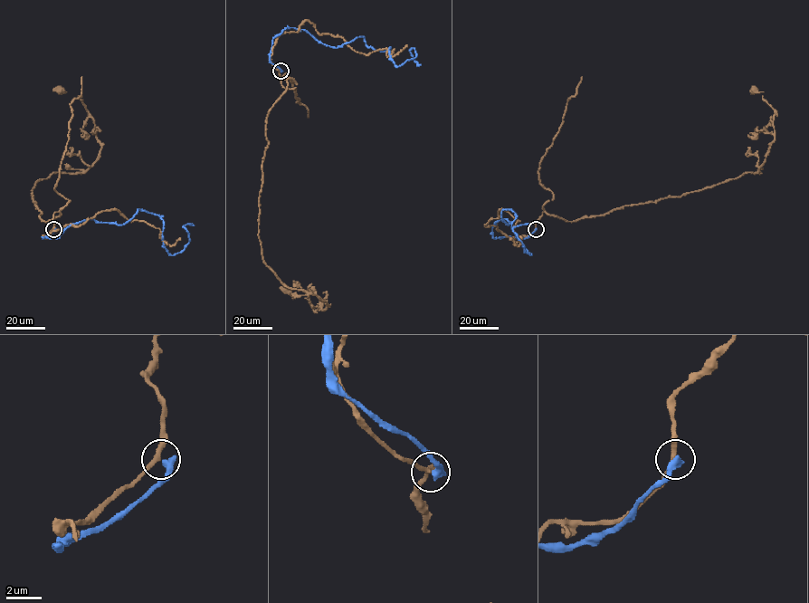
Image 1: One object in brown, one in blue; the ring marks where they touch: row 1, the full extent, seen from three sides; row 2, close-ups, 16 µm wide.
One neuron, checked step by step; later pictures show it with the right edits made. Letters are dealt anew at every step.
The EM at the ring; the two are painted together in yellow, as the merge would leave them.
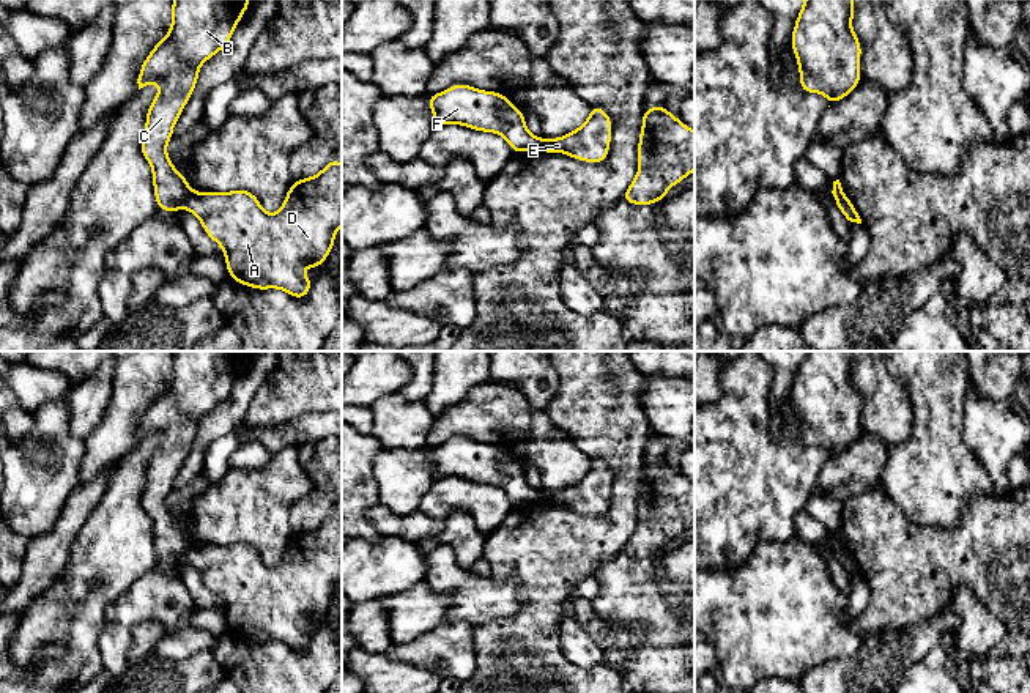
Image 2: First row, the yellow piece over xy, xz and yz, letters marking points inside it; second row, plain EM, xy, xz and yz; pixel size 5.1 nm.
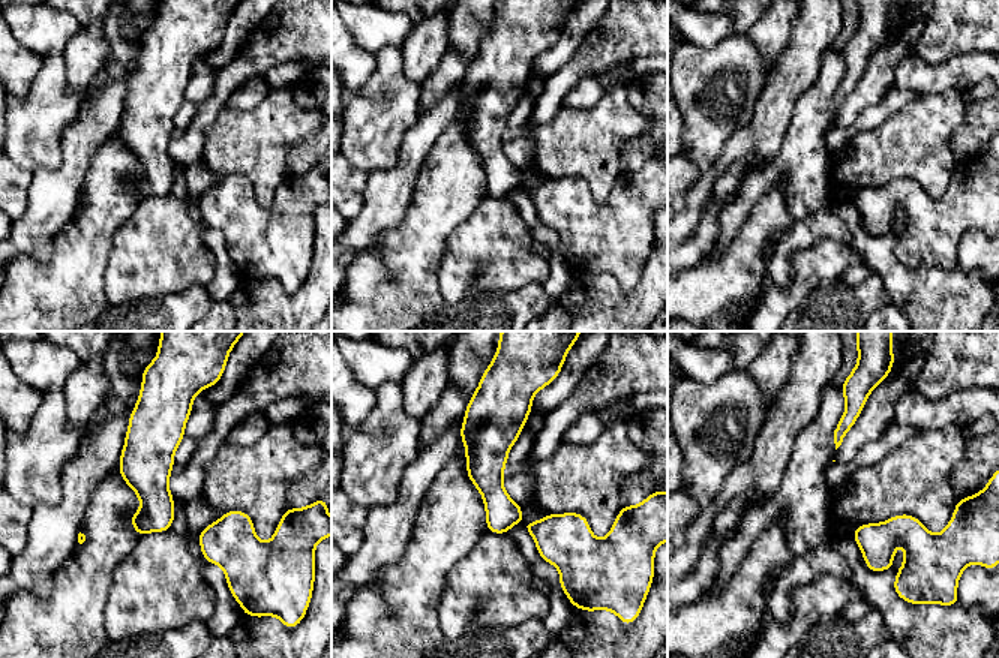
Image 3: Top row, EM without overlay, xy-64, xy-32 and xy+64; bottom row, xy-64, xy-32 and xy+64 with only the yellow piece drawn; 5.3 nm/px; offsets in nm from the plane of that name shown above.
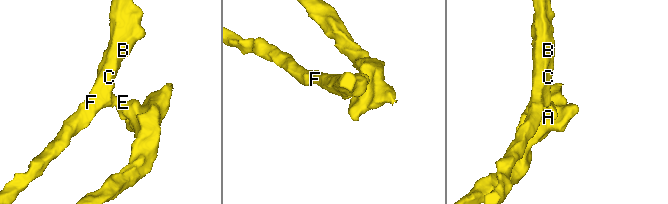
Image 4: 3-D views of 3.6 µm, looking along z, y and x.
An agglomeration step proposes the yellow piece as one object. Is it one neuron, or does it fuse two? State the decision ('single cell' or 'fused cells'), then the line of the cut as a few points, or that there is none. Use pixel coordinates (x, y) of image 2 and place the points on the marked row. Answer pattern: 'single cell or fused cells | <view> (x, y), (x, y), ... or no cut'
fused cells | xy (192, 192), (181, 205)

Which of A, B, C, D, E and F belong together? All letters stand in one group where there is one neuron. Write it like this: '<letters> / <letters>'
A D E / B C F

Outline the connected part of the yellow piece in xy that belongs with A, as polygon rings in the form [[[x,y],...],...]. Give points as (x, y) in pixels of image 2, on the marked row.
[[[332,156],[320,173],[295,180],[276,214],[265,213],[257,195],[246,189],[192,192],[183,206],[200,219],[205,233],[224,249],[227,271],[235,282],[257,290],[280,288],[302,299],[313,279],[302,276],[301,268],[324,263],[342,225],[342,164]]]

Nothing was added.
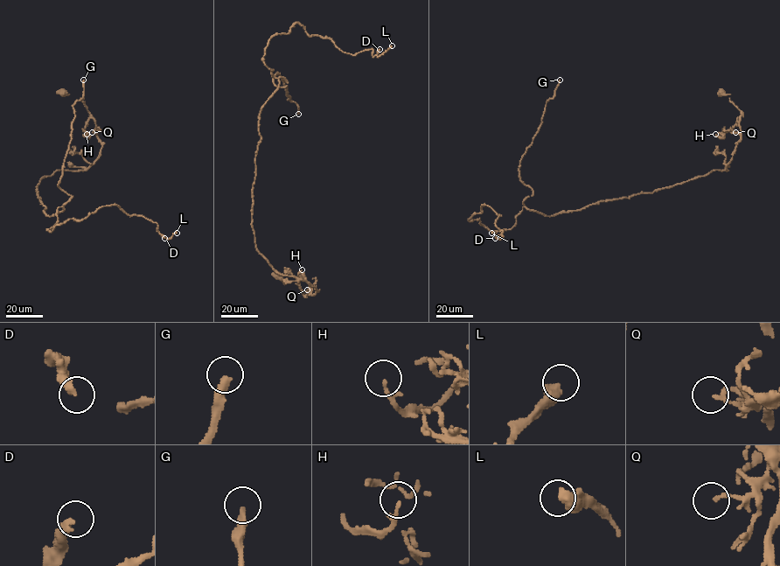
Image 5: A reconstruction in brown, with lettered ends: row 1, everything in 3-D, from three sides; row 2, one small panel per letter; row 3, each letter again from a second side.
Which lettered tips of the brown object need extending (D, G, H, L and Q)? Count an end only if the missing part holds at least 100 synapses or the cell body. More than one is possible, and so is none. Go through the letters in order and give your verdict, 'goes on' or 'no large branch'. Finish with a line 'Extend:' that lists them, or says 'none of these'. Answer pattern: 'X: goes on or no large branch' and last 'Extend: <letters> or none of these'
D: no large branch
G: goes on
H: no large branch
L: no large branch
Q: no large branch
Extend: G

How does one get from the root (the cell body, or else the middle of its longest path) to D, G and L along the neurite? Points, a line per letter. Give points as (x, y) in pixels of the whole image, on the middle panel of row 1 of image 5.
D: (276, 276), (317, 290), (255, 246), (259, 115), (279, 84), (264, 48), (298, 23), (344, 52), (379, 49)
G: (276, 276), (317, 290), (255, 246), (259, 115), (278, 79), (287, 85), (277, 73), (298, 114)
L: (276, 276), (317, 290), (255, 246), (259, 115), (279, 84), (269, 39), (298, 23), (353, 55), (392, 45)

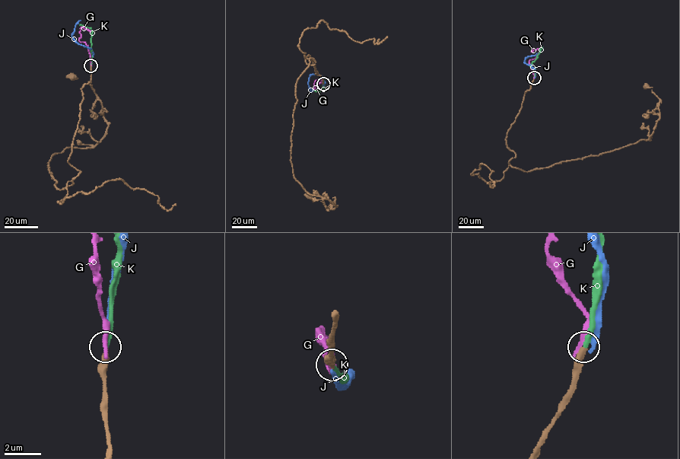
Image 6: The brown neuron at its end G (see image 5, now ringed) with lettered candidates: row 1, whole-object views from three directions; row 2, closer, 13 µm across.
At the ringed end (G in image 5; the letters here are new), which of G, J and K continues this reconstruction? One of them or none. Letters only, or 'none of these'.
K

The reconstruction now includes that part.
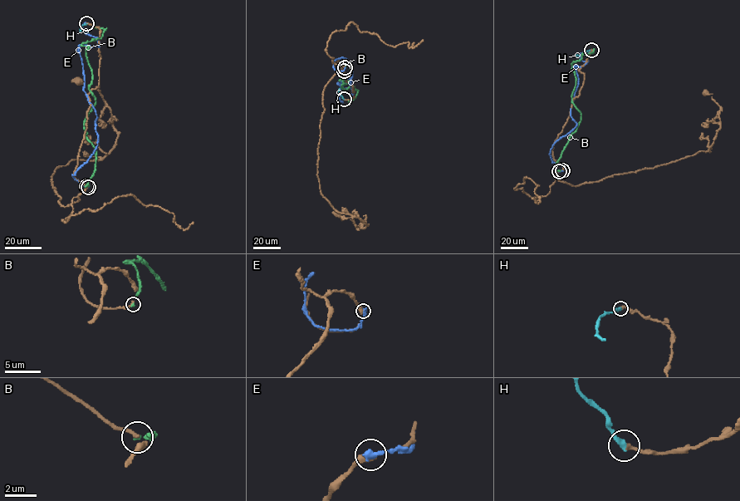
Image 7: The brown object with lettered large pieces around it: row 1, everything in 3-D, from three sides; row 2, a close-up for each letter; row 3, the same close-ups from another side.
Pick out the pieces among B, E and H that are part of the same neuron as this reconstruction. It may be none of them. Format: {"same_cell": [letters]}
{"same_cell": ["H"]}

